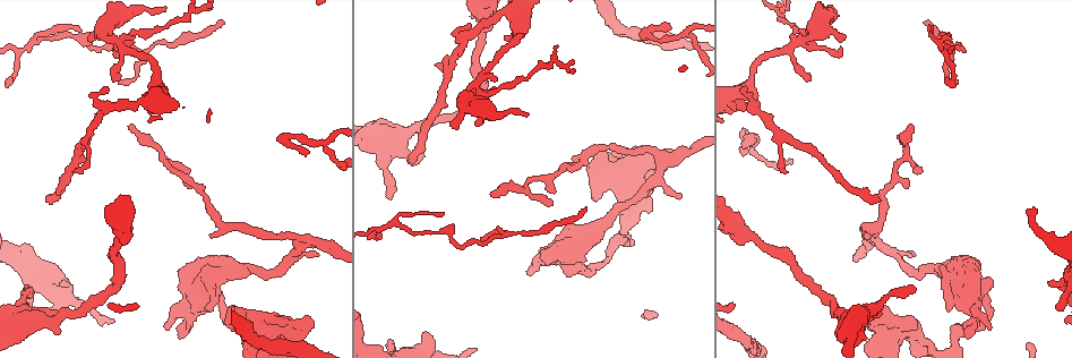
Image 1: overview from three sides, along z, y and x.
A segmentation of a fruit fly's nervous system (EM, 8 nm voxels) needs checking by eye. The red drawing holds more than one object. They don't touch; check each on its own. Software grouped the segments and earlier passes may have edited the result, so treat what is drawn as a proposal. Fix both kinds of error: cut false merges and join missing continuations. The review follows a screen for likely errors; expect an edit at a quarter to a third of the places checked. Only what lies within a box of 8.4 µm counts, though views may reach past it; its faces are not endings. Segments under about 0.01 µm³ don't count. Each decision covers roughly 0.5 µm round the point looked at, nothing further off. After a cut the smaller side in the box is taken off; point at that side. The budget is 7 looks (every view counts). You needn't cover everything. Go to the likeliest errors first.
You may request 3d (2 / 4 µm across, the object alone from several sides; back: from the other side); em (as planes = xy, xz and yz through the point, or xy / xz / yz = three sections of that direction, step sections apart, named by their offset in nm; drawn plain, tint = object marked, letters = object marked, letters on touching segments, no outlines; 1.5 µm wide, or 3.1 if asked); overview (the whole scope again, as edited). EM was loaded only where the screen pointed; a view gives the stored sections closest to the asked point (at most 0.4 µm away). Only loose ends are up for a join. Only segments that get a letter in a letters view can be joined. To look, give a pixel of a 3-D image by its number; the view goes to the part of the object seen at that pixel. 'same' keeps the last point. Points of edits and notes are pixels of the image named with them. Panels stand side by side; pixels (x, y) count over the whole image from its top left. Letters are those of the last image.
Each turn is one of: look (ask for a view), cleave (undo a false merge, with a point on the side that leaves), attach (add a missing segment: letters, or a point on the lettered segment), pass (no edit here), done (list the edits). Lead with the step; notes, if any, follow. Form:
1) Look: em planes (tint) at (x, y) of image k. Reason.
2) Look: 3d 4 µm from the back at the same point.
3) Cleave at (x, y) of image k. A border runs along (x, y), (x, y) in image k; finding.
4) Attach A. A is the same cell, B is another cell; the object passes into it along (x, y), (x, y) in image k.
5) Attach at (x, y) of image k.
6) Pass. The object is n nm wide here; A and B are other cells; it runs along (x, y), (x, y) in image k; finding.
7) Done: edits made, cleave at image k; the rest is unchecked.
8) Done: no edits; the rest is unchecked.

Look: em yz step 8 (tint) at (841, 48) of image 1. Thin end.

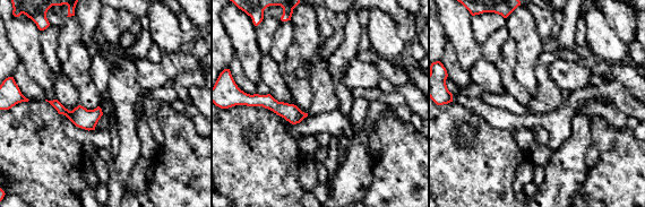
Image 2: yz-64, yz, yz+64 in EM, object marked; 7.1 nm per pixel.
Look: em planes (letters) at the same point.

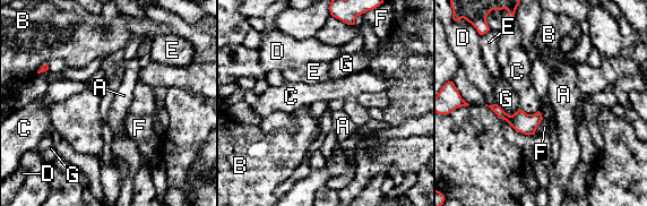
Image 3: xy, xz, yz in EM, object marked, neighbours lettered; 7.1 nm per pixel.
Pass. A, B, C, D, E, F and G are other cells; a border runs along (519, 109), (527, 113), (537, 111) in image 3; none of them fits.

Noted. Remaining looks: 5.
Look: em planes (letters) at (878, 202) of image 1. End of a long branch.

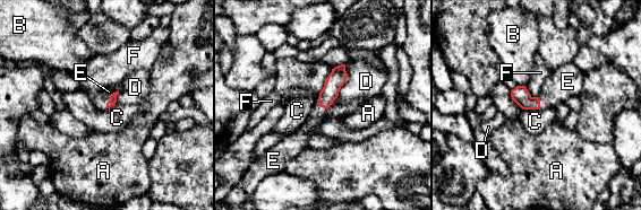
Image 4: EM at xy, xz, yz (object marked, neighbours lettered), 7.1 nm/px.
Attach E. E is the same cell, A, B, C, D and F are other cells; the object passes into it along (112, 101), (110, 98), (100, 102) in image 4; the neuron continues.

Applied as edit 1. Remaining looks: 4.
Look: overview.

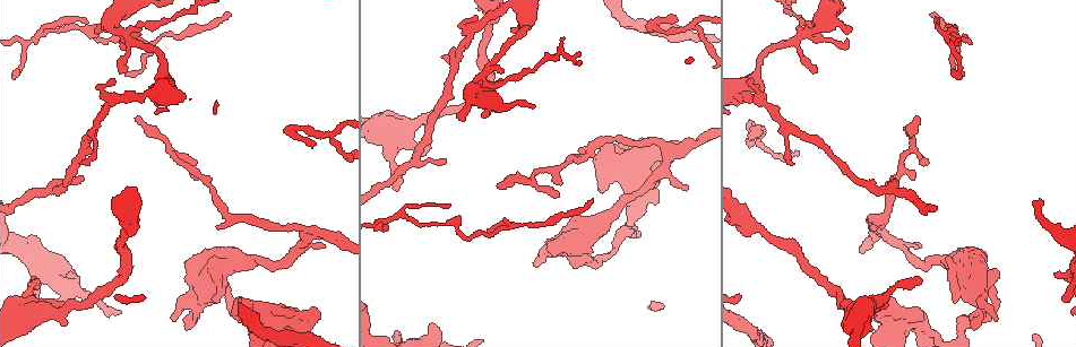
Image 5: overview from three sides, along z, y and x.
Look: 3d 4 µm at (882, 308) of image 5. An open end.

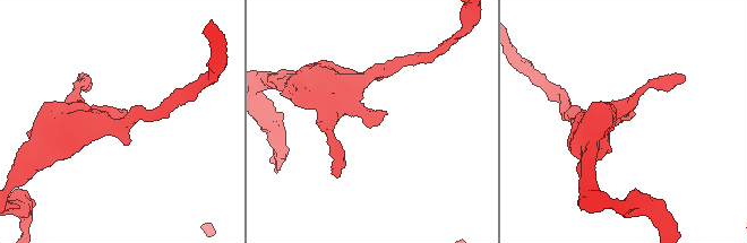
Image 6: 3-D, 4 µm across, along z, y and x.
Look: em planes (tint) at (383, 112) of image 6. Now the EM.

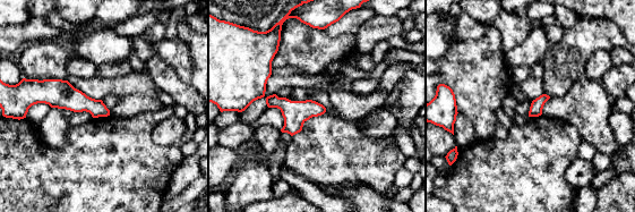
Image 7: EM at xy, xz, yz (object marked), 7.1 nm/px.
Look: em planes (letters) at the same point. What lies round it.

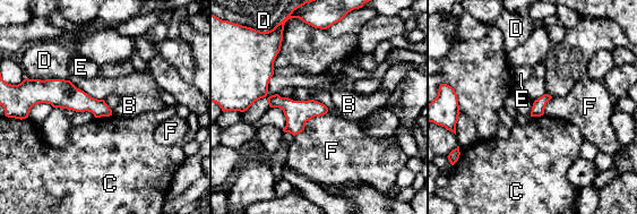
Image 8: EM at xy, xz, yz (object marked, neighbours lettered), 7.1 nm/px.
Pass. B, C, D, E and F are other cells; a border runs along (327, 111), (312, 117), (294, 136) in image 8; none of them fits.

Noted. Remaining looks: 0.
Done: edits made, attach at image 4; the rest is unchecked.

